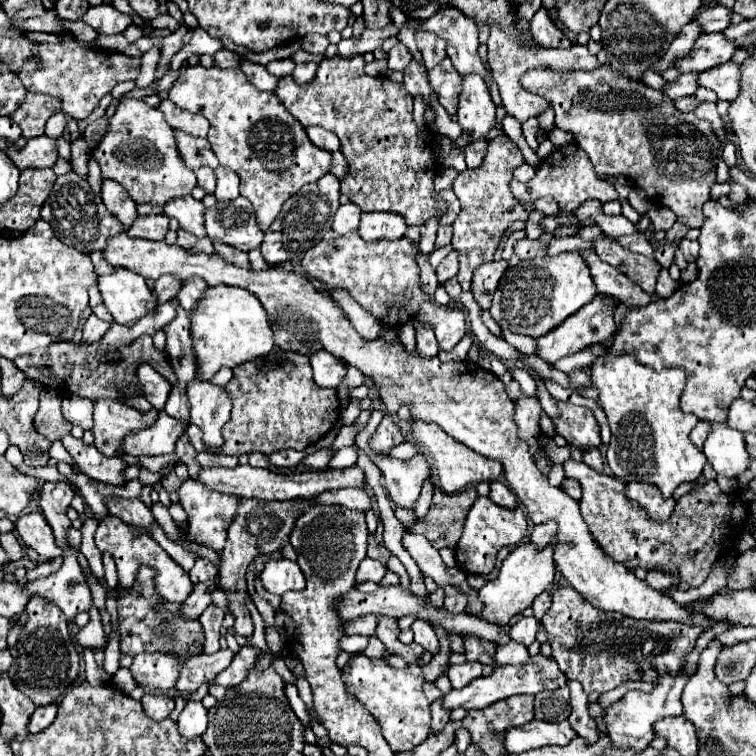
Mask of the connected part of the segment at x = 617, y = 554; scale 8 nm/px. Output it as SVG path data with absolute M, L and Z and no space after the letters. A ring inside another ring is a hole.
M574 459L564 461L562 467L566 477L582 485L580 511L590 535L610 559L628 569L642 567L648 571L660 569L664 573L680 573L684 583L698 587L706 581L722 547L736 541L742 531L742 521L746 527L746 505L736 495L722 493L716 481L708 481L698 491L684 495L666 523L652 523L642 509L628 503L620 479L596 473Z

